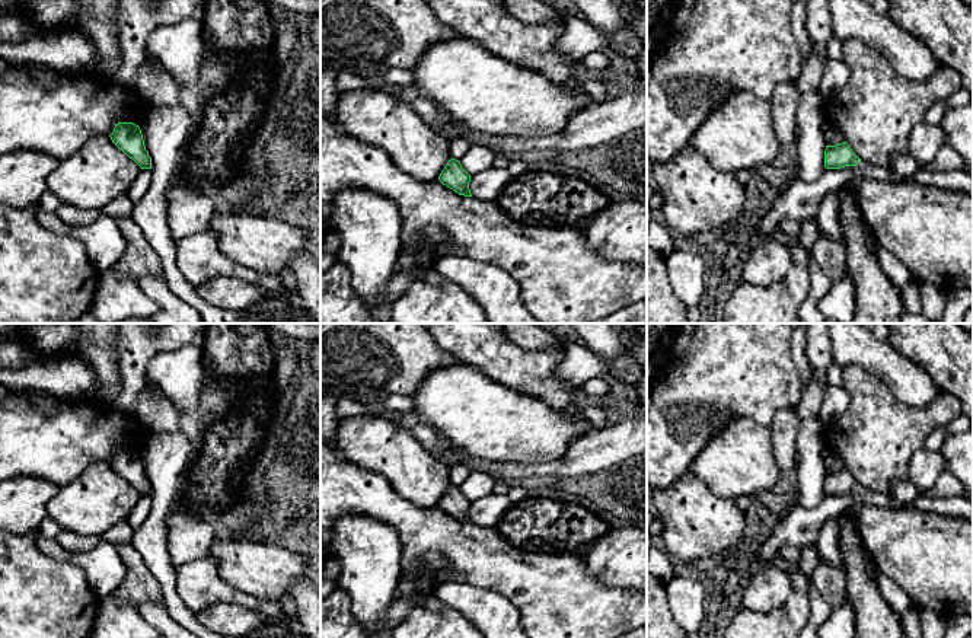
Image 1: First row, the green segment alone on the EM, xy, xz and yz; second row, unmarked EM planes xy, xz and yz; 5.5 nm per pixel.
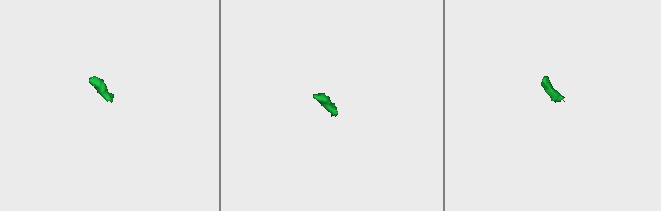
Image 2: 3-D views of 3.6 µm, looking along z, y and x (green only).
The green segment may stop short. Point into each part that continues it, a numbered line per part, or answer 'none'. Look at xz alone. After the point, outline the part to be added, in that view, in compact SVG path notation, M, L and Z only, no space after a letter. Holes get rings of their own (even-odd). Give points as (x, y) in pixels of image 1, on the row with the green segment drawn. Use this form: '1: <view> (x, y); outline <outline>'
none

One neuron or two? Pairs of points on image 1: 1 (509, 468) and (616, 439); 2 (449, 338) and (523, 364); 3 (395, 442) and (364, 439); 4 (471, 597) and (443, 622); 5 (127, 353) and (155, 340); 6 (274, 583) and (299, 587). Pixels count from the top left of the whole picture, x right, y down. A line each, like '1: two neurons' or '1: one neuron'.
1: one neuron
2: one neuron
3: one neuron
4: two neurons
5: one neuron
6: two neurons

